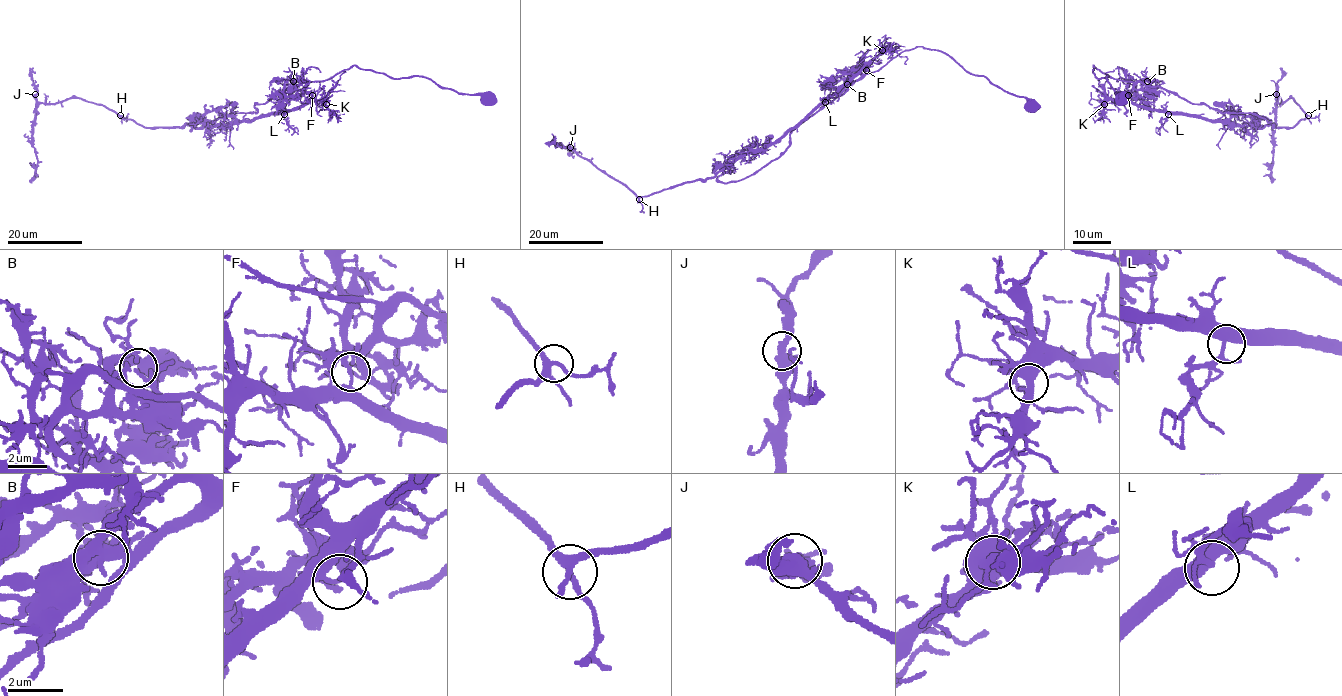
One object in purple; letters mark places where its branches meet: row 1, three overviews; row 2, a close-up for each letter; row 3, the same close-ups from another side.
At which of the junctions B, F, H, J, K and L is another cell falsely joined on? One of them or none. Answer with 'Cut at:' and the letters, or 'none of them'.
Cut at: F

